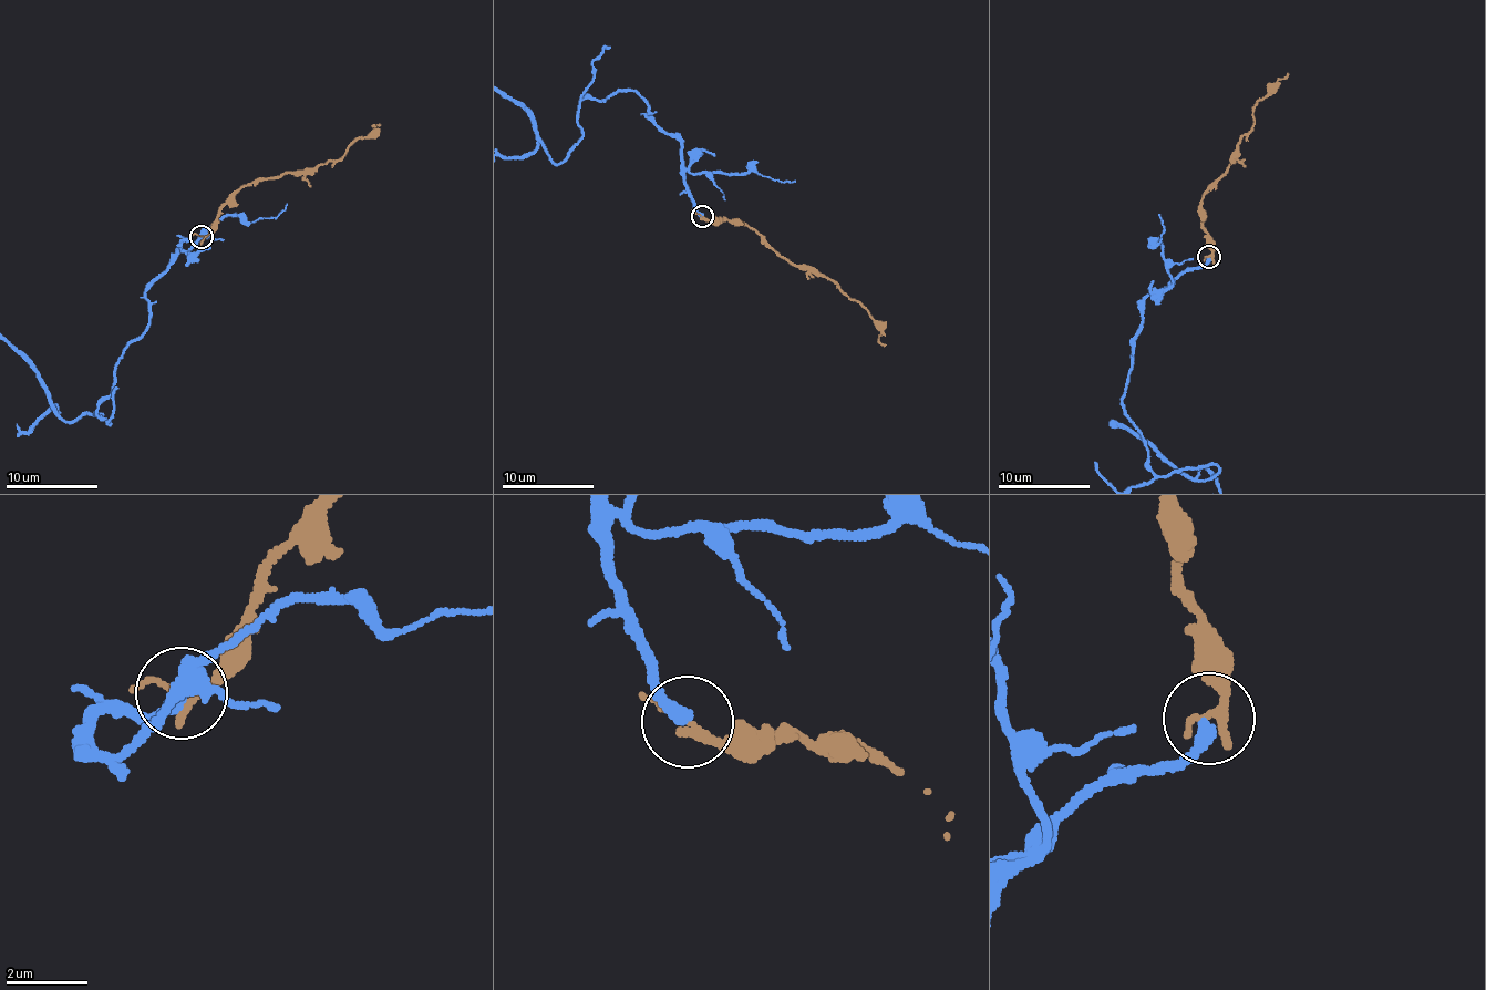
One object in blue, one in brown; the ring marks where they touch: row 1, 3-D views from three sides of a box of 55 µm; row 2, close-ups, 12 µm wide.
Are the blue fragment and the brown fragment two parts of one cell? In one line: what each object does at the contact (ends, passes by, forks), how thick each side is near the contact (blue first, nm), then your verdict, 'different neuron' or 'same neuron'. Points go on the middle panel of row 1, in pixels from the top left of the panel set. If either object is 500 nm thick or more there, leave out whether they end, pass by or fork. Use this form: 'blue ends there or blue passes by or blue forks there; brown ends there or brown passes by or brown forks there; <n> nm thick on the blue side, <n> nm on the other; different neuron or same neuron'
blue ends there; brown forks there; 320 nm thick on the blue side, 140 nm on the other; different neuron

